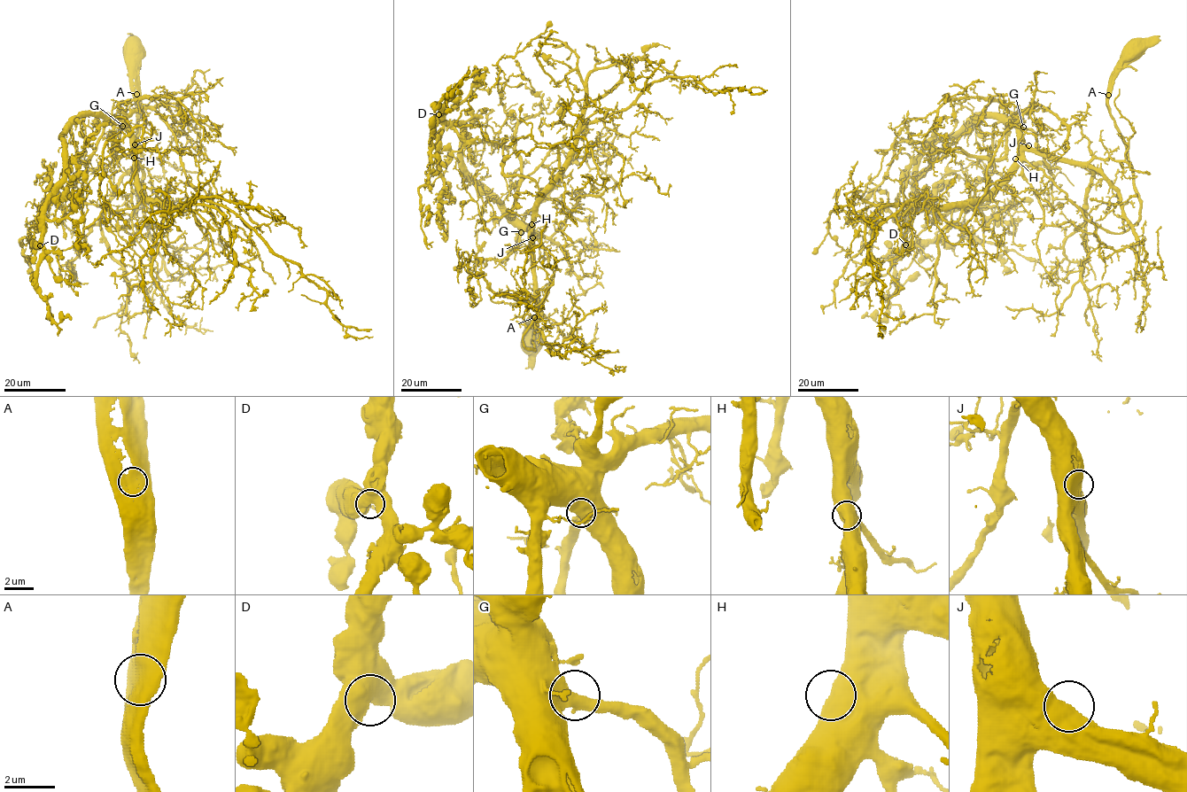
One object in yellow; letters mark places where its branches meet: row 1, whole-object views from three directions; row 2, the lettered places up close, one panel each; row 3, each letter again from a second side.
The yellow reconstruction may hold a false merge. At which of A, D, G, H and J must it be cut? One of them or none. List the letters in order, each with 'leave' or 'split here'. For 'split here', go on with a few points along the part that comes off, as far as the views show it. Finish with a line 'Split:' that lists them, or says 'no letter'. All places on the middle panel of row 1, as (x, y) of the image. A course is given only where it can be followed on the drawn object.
A: leave
D: leave
G: leave
H: leave
J: leave
Split: no letter

